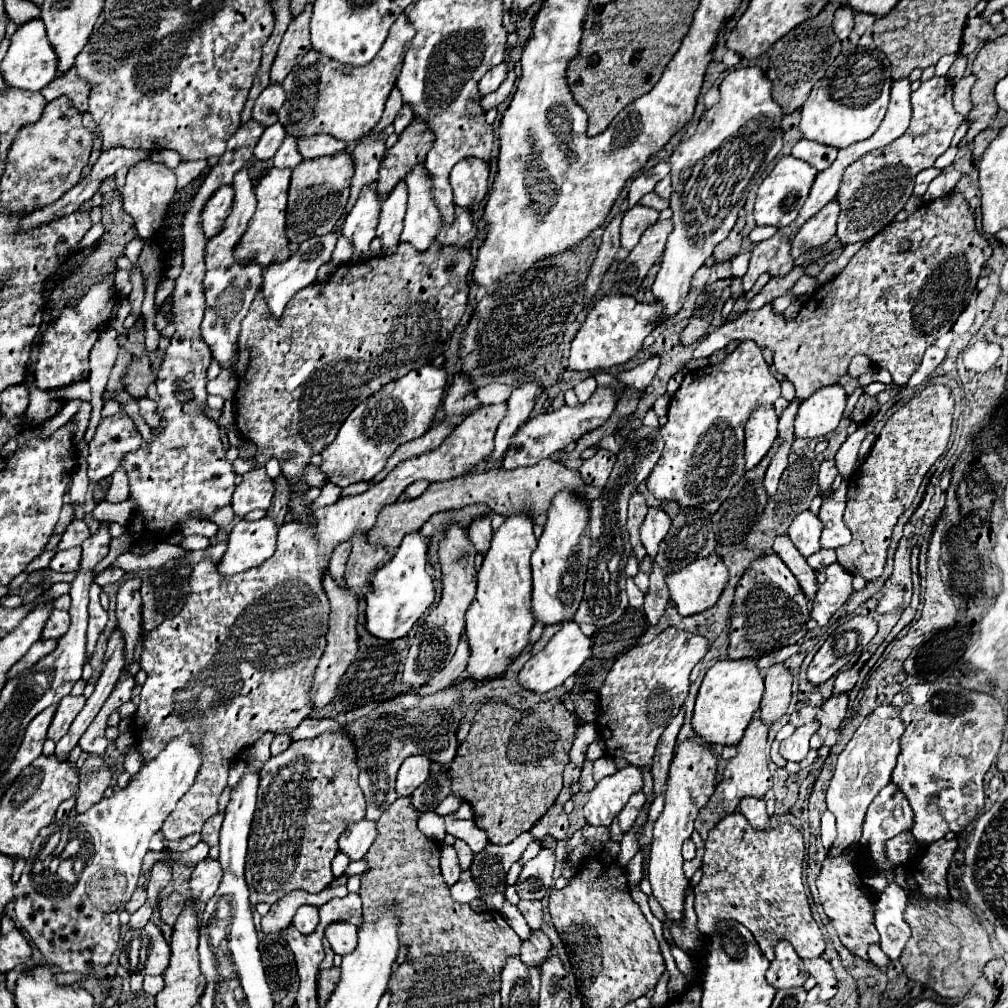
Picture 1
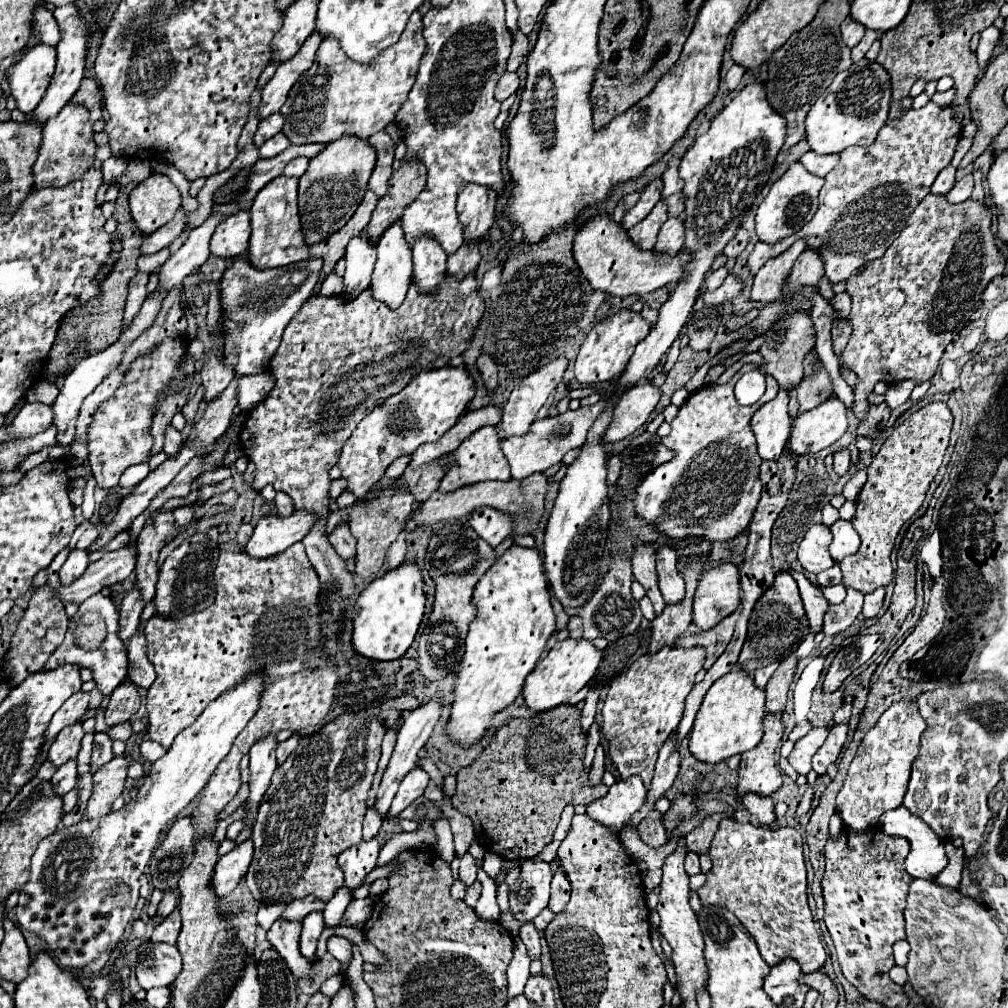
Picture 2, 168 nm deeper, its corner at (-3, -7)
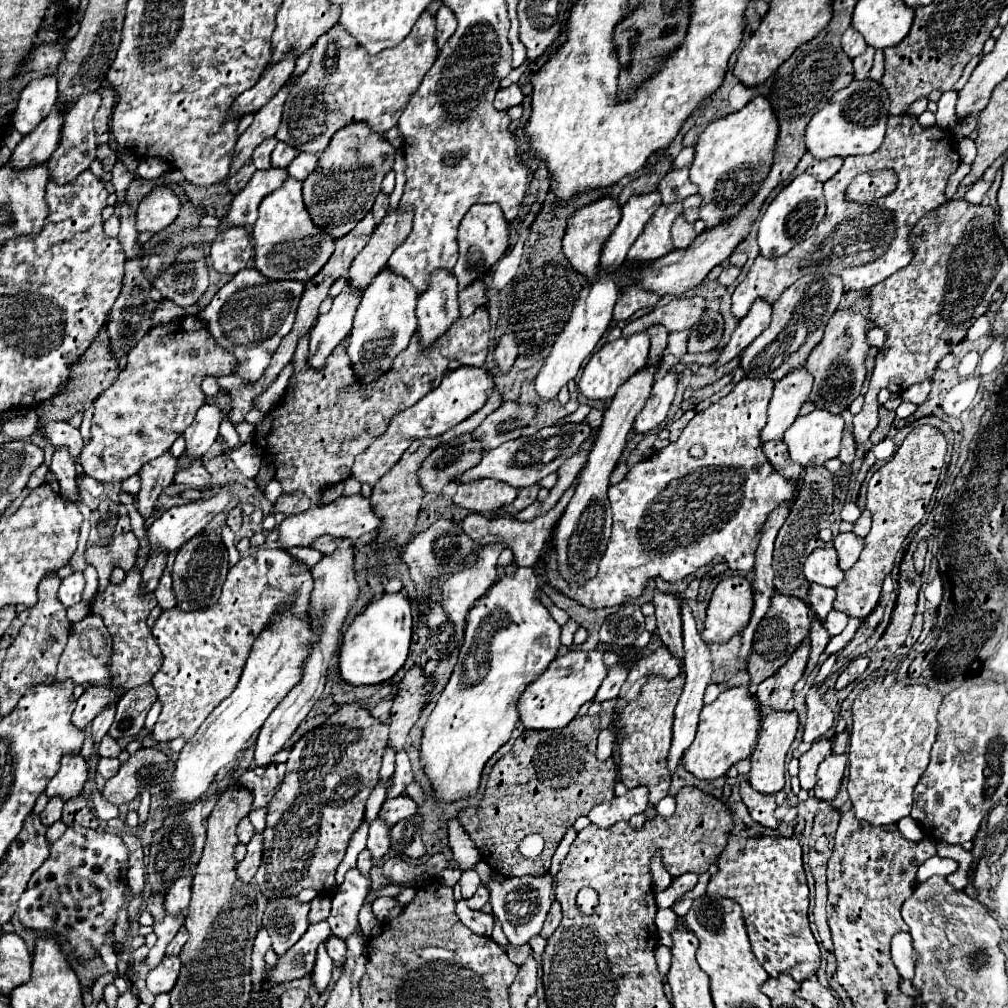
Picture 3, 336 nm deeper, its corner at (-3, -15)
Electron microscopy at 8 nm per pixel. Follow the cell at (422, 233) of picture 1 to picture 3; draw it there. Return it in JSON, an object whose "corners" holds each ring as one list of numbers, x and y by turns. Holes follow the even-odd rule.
{"corners":[[435,271,433,281,429,285,429,289,417,299,417,319,419,319,419,327,417,327,417,337,421,343,421,349,429,349,433,347,435,339,441,337,451,325,453,321,459,317,459,303,457,303,457,279,449,273,449,271]]}

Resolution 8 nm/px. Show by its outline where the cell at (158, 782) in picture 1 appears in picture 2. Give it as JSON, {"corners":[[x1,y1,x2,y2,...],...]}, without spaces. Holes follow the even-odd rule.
{"corners":[[251,675,241,685,209,703,201,717,191,727,181,731,167,753,151,765,151,771,143,777,143,785,139,787,137,797,125,803,119,811,109,811,109,815,101,819,83,819,71,827,61,827,39,843,31,859,31,877,21,889,15,913,21,929,27,929,47,941,59,967,83,969,103,951,123,939,125,927,129,925,139,899,139,877,143,875,155,847,159,845,161,833,199,795,219,761,229,753,235,737,259,707,259,695,263,689,261,685,261,677]]}

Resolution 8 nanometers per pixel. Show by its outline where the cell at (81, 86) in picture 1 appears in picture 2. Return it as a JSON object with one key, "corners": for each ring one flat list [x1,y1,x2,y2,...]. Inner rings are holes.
{"corners":[[83,79,81,87,77,89,77,93,73,95,71,103,77,105,85,105,89,109,91,121,95,125,95,131,101,131,99,127,103,125,103,113,101,113,101,91,99,91,99,83,95,79]]}

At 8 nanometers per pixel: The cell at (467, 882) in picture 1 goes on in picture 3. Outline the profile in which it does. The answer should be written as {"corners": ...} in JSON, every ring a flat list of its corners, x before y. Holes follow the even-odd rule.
{"corners":[[481,885,477,889,477,893,471,899,467,899,467,905,469,905,469,909,481,909,487,901,489,901,489,889,485,885]]}

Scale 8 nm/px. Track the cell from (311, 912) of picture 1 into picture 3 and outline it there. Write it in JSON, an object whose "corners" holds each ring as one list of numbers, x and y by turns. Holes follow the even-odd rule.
{"corners":[[327,921,311,925,305,931,305,935,285,955,281,955,277,959,275,967,269,967,265,971,265,983,263,985,269,987,271,983,285,983,285,981,293,981,293,979,301,979,305,975,311,975,313,965,315,965,317,947,329,935,331,935,331,931,329,931]]}

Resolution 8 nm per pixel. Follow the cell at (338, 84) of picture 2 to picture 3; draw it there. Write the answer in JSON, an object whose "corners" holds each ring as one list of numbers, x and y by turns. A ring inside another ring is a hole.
{"corners":[[429,11,421,13,415,27,407,35,407,39,403,39,397,47,385,49,377,55,369,55,363,47,357,47,357,41,353,41,353,35,349,35,349,31,345,31,345,27,335,25,333,29,329,29,325,35,321,35,317,39,315,49,311,53,309,69,291,87,287,101,285,101,285,109,283,109,283,121,281,121,281,127,275,137,283,143,297,147,299,151,319,155,325,151,325,147,329,145,335,131,339,131,341,127,355,123,355,121,365,121,375,133,383,135,385,131,389,131,391,127,397,125,401,111,409,103,413,91,417,91,417,87,421,85,423,75,435,63,437,55,439,55,439,51,435,45,435,19]]}

